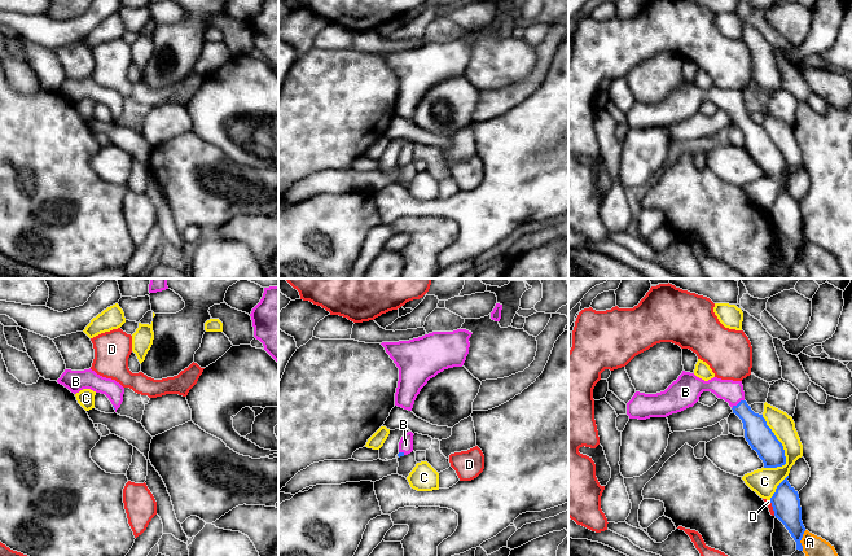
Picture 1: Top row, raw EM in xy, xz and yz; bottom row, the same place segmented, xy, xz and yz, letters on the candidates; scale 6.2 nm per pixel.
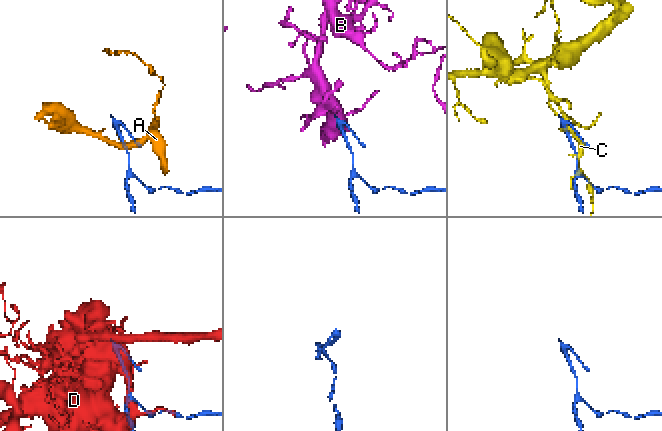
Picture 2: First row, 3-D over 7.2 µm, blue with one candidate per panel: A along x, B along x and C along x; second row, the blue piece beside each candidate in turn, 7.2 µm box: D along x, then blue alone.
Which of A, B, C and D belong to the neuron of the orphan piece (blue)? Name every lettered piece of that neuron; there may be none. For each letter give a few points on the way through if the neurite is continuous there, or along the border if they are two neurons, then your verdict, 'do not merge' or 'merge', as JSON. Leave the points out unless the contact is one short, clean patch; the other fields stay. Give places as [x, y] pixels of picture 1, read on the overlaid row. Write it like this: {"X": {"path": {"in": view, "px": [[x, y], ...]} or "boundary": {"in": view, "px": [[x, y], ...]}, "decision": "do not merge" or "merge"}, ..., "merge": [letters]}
{"A": {"decision": "do not merge"}, "B": {"path": {"in": "yz", "px": [[759, 436], [755, 425], [738, 403], [732, 392]]}, "decision": "merge"}, "C": {"decision": "do not merge"}, "D": {"decision": "do not merge"}, "merge": ["B"]}

